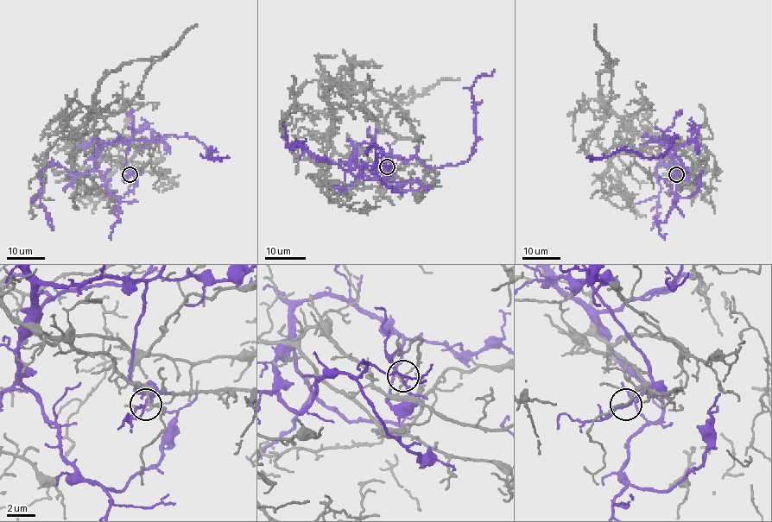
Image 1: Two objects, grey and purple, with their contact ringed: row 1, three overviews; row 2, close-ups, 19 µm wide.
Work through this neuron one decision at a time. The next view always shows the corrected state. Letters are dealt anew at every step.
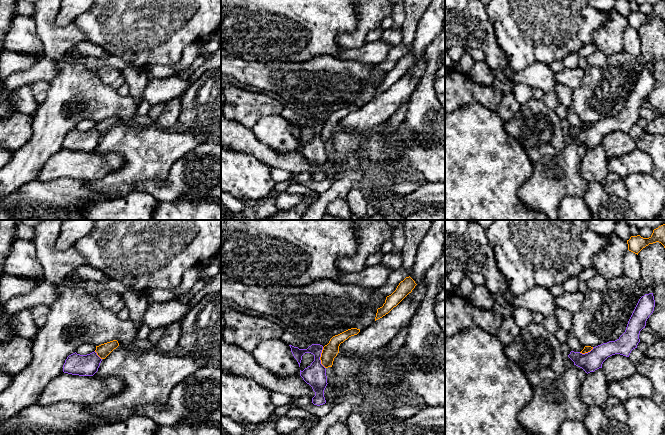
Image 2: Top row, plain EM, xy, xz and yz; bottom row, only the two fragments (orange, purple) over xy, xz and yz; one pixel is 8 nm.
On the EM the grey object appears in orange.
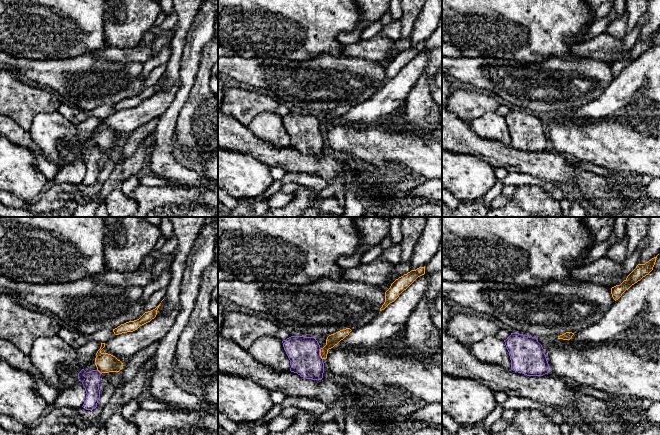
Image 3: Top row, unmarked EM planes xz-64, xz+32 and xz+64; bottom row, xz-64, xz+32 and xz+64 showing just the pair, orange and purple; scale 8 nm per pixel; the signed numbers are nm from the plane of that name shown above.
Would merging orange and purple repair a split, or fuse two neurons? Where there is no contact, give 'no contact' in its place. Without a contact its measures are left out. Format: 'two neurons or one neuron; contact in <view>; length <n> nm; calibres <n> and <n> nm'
two neurons; contact in xz; length 180 nm; calibres 120 and 180 nm

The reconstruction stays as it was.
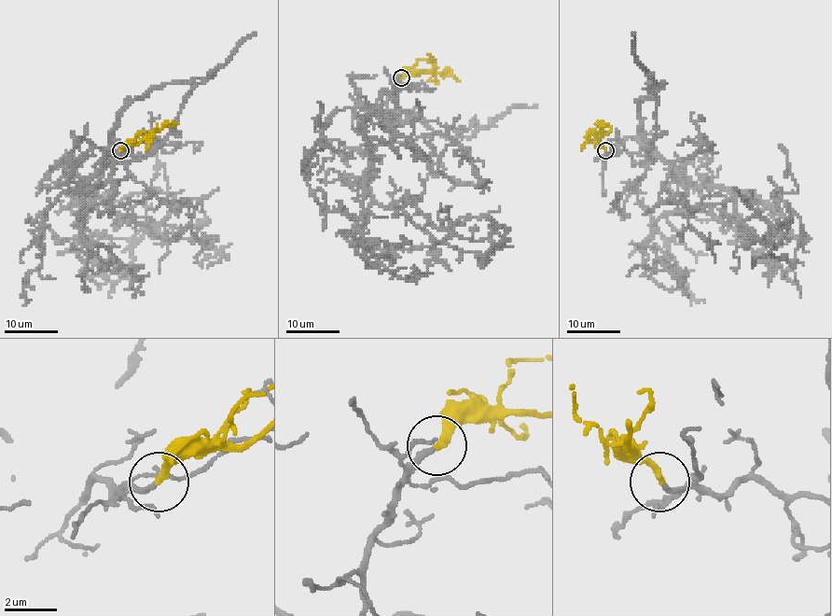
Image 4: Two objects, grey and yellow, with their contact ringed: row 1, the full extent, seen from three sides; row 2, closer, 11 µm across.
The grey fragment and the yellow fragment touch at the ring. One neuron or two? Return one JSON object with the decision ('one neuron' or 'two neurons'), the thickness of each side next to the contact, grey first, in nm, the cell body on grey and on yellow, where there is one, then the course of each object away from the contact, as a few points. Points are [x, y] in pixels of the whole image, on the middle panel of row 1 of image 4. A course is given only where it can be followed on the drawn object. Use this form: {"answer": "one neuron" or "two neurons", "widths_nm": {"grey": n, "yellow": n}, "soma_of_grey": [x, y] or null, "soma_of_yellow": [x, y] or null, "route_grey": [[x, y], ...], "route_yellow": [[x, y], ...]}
{"answer": "one neuron", "widths_nm": {"grey": 200, "yellow": 240}, "soma_of_grey": null, "soma_of_yellow": null, "route_grey": [[401, 77], [388, 99], [391, 136], [370, 152], [355, 250], [407, 279], [426, 273], [413, 269], [413, 275]], "route_yellow": [[401, 77], [407, 73], [433, 72], [450, 75], [459, 81]]}

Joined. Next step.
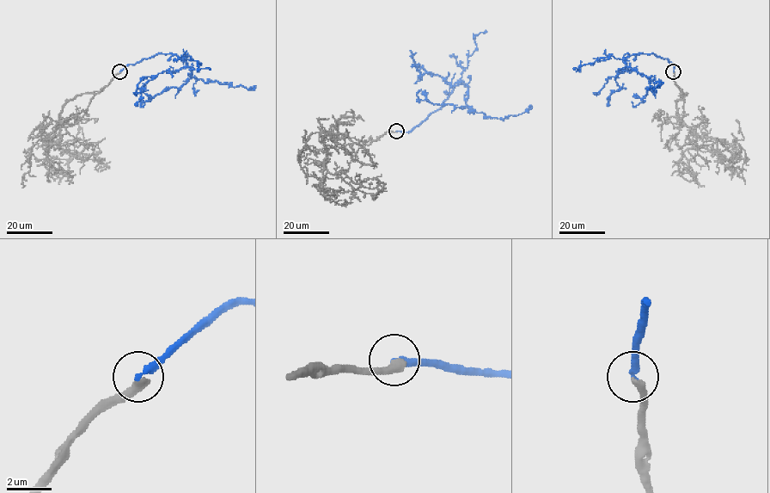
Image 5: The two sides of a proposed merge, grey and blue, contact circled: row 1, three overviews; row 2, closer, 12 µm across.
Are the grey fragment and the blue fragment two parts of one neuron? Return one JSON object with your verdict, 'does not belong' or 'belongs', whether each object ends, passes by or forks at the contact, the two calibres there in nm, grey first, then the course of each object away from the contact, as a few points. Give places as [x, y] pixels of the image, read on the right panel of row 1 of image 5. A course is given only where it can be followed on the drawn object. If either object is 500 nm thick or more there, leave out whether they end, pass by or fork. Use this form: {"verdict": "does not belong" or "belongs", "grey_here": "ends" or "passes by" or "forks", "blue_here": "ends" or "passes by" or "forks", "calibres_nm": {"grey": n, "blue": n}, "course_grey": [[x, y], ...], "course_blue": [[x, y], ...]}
{"verdict": "belongs", "grey_here": "ends", "blue_here": "ends", "calibres_nm": {"grey": 400, "blue": 300}, "course_grey": [[673, 71], [684, 100], [681, 125], [726, 166], [746, 155], [746, 170]], "course_blue": [[673, 71], [675, 64], [652, 53], [629, 55], [624, 60], [626, 65], [661, 84], [647, 90]]}

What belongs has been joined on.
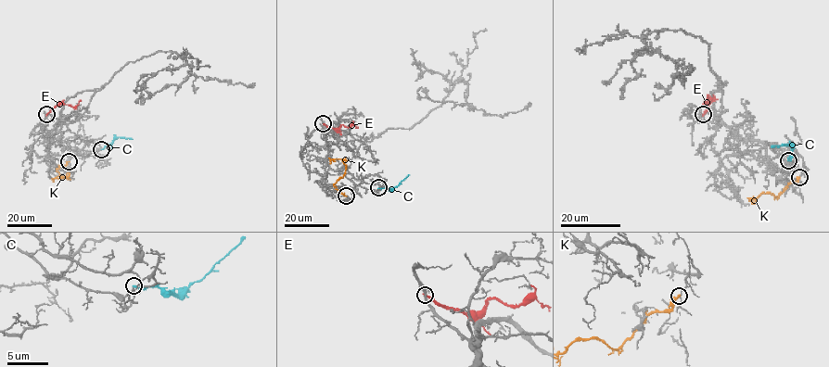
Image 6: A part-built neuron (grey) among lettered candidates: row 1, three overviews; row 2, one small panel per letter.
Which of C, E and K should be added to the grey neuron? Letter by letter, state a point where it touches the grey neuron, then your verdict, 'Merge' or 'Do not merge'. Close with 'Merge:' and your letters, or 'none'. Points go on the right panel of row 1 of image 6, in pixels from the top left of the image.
C: Touches grey at (788, 160). Do not merge
E: Touches grey at (703, 114). Do not merge
K: Touches grey at (799, 177). Do not merge
Merge: none

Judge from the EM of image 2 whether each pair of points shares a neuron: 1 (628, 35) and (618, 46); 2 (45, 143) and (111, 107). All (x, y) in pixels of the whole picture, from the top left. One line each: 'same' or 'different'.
1: different
2: same

